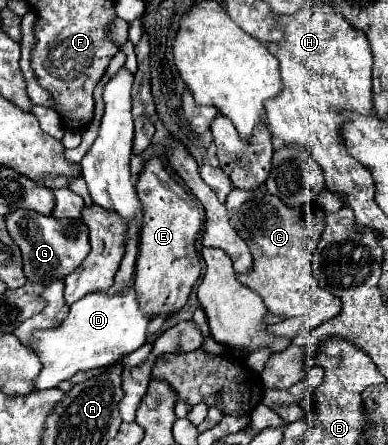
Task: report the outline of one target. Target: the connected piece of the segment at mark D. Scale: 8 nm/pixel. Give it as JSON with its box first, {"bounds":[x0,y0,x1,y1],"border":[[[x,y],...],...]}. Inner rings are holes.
{"bounds":[34,284,150,390],"border":[[[128,284],[126,288],[122,288],[120,292],[116,292],[112,296],[108,296],[108,294],[88,294],[88,296],[84,296],[74,306],[70,306],[70,314],[66,316],[66,320],[58,328],[34,332],[34,350],[44,364],[40,376],[34,380],[34,388],[38,388],[38,390],[56,388],[62,380],[70,380],[76,372],[88,372],[88,370],[94,370],[94,368],[114,366],[124,356],[128,356],[134,350],[138,350],[140,346],[144,346],[148,324],[150,324],[150,318],[138,306],[134,284]]]}

